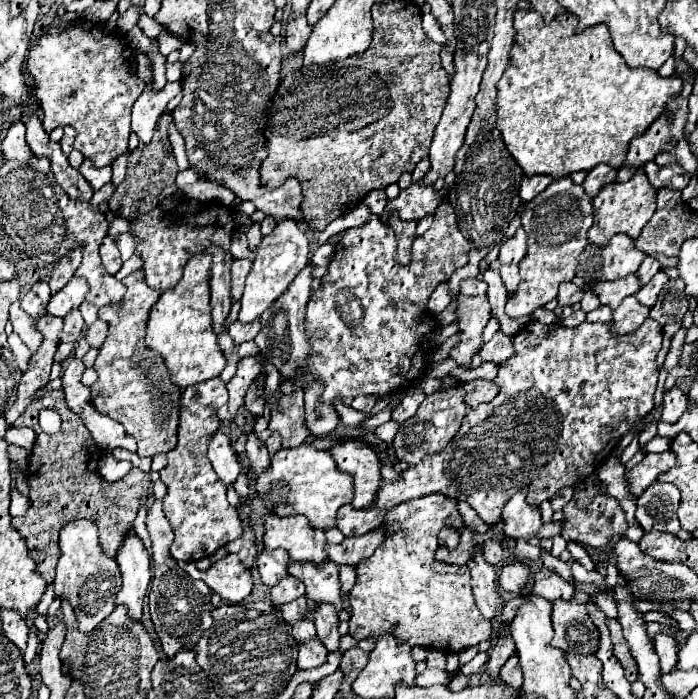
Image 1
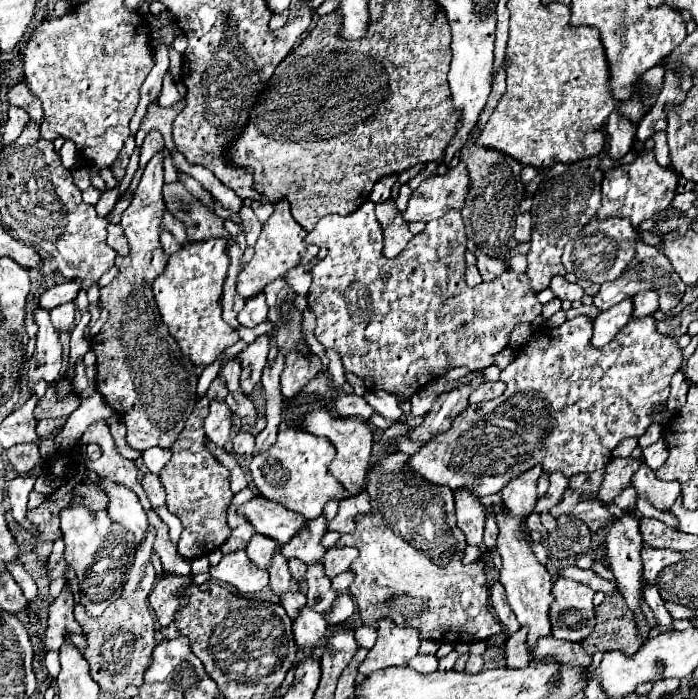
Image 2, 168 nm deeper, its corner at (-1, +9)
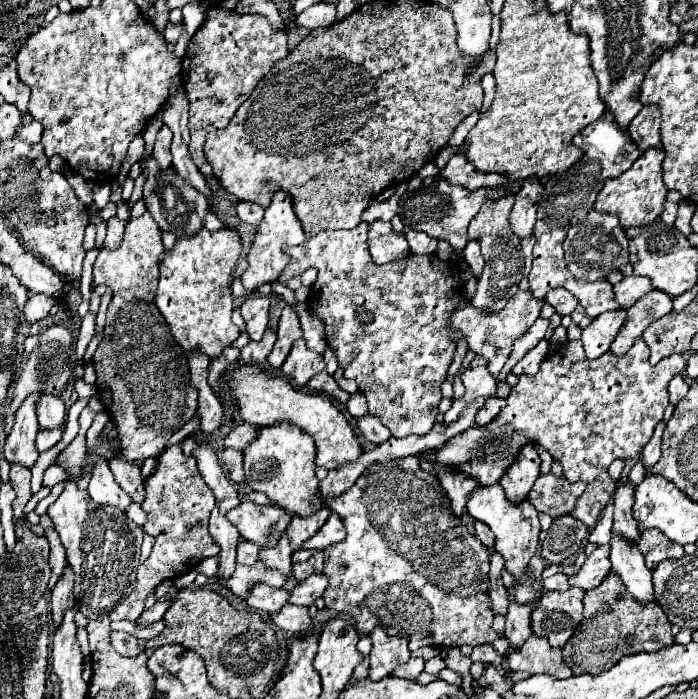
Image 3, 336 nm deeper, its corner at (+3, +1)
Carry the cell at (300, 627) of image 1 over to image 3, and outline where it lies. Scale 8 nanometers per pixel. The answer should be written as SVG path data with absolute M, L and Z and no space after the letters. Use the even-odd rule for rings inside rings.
M251 583L251 591L245 603L255 611L275 613L279 611L279 607L287 605L287 595L289 591L285 589L273 589L273 587L267 587L265 583Z

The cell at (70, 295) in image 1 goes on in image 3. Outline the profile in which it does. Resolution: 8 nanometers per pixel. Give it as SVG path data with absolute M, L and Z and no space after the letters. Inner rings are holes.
M31 295L25 305L25 311L23 311L27 323L35 323L35 321L41 321L43 317L47 317L53 305L55 305L55 299L47 297L47 295Z

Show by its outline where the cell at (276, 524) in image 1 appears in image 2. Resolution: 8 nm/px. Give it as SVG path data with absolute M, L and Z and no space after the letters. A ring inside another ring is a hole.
M261 495L243 503L239 513L253 523L255 533L271 537L281 545L287 545L301 529L305 529L303 515L285 509L281 503L263 499Z

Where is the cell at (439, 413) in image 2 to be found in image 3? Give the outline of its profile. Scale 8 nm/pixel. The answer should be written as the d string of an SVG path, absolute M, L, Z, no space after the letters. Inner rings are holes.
M475 357L467 365L467 369L461 375L461 381L465 385L465 395L459 399L453 399L451 409L445 413L445 423L453 423L457 419L457 415L463 411L463 407L467 407L469 403L473 403L479 397L495 395L495 389L497 389L497 381L489 373L487 361L483 357Z

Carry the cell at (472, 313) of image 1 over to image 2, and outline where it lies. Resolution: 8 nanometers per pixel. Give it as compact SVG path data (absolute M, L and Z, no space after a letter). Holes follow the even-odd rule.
M367 201L363 203L357 211L353 211L351 215L327 215L323 217L315 229L307 235L307 243L313 243L313 245L319 245L319 247L325 247L329 253L325 259L321 259L313 269L313 285L307 293L307 303L311 307L311 311L315 313L317 317L317 327L315 327L315 337L321 341L321 345L325 349L335 349L339 355L341 355L341 361L343 361L343 367L345 367L345 373L353 373L357 377L361 377L365 381L365 387L369 391L375 391L375 389L383 389L387 393L393 393L397 395L397 399L409 399L413 393L417 393L419 389L423 389L427 383L435 381L437 377L441 377L447 369L453 369L453 367L467 367L467 369L483 369L483 367L489 367L493 365L493 357L503 351L507 347L507 335L513 331L513 327L517 323L523 323L523 321L533 321L539 313L541 313L541 303L537 299L537 295L531 291L531 283L527 279L525 273L513 273L513 271L505 271L499 279L491 281L491 283L481 283L477 287L469 287L463 279L465 275L465 269L467 269L467 263L465 263L465 251L467 251L467 237L465 237L465 227L463 227L463 221L461 221L461 213L457 209L451 209L447 215L439 217L439 219L433 219L427 223L427 229L419 235L415 235L409 245L405 247L405 251L401 251L401 255L397 255L395 259L387 259L383 255L383 229L379 225L379 221L375 219L375 211L373 211L375 203L373 201Z

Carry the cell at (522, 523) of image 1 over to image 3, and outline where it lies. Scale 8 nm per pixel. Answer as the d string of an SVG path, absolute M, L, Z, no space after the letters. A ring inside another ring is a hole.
M531 441L525 443L511 467L505 471L503 479L499 481L505 489L507 499L511 499L513 503L527 499L527 493L539 475L539 463L541 459L535 451L535 445Z

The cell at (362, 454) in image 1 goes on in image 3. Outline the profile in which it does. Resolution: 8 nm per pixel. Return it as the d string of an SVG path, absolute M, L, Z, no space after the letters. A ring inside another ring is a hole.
M237 365L235 371L229 377L229 387L231 387L231 397L235 399L241 419L253 427L265 427L273 425L277 421L289 421L297 425L303 433L311 435L315 441L317 457L315 463L327 469L337 469L343 463L355 461L361 455L361 447L357 443L357 437L347 423L345 415L331 403L329 397L323 395L313 395L313 393L303 393L295 389L287 379L283 377L273 377L265 373L261 367L251 367L251 365Z

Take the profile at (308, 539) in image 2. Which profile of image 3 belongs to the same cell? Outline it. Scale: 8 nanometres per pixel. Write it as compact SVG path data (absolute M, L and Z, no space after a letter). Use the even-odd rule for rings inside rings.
M321 507L317 513L309 515L309 517L295 515L295 517L291 519L291 523L287 525L285 531L287 531L289 539L291 539L291 547L293 547L293 551L297 551L299 545L301 545L305 539L309 539L311 535L315 535L315 533L323 527L323 523L327 521L329 513L331 513L331 511L329 511L327 507Z

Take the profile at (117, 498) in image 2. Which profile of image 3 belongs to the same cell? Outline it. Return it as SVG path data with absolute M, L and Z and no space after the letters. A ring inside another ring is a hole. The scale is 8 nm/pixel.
M97 457L93 461L93 475L87 491L93 503L97 505L111 505L111 507L125 509L131 503L131 497L117 485L105 457Z

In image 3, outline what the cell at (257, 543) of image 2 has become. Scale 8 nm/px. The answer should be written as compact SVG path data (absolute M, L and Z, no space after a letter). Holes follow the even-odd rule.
M247 541L239 543L239 547L237 547L237 563L251 565L251 563L257 561L257 555L259 555L259 547L255 547L255 543L247 543Z

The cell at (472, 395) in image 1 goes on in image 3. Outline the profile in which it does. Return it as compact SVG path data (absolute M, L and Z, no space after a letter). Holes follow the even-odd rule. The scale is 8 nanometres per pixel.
M491 397L491 399L485 403L485 407L477 413L477 417L475 417L477 425L487 425L487 423L491 423L491 421L499 415L499 411L501 411L503 407L505 407L505 399Z

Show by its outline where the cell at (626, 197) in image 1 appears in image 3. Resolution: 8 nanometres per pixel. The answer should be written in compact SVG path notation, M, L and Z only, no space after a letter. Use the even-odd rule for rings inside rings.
M647 149L629 171L621 173L615 179L607 179L603 189L597 195L595 201L595 209L597 211L607 211L613 215L619 215L621 219L621 227L643 227L651 221L655 221L661 211L663 211L663 203L665 203L665 195L667 195L667 185L663 183L663 169L661 163L665 159L665 151L663 149Z

